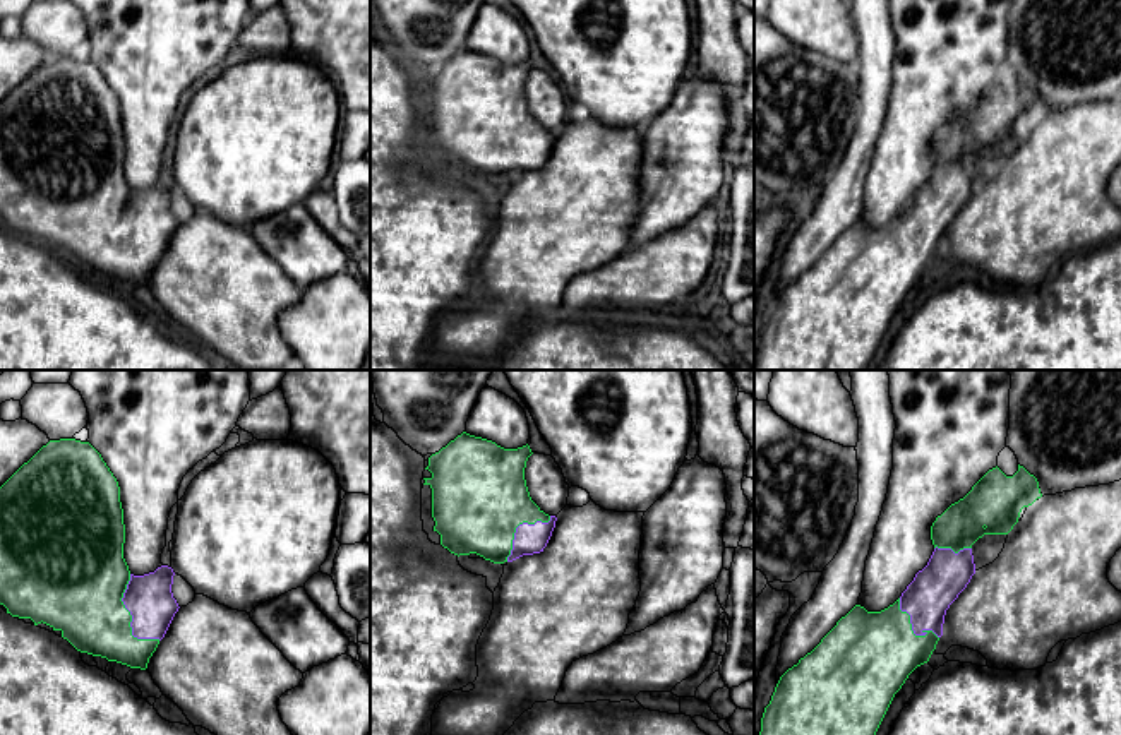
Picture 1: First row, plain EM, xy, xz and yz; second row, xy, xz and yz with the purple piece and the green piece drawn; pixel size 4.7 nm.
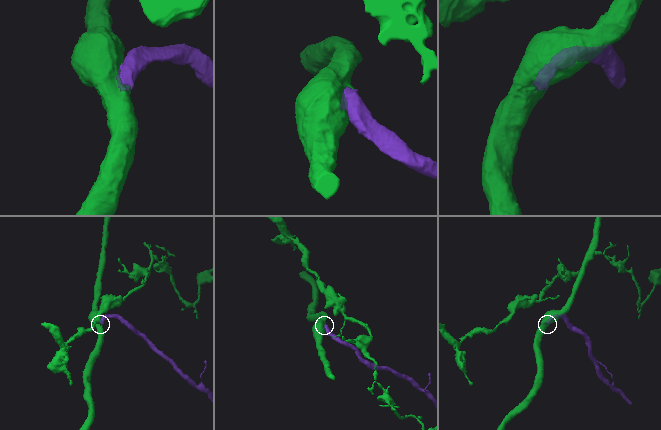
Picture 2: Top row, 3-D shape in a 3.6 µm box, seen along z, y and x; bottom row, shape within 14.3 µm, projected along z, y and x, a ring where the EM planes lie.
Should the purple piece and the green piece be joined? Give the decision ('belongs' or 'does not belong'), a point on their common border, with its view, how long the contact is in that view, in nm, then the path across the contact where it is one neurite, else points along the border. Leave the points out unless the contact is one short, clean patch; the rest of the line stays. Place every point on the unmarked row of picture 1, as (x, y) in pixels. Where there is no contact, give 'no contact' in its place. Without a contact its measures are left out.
belongs | xy (132, 235) | 340 nm

